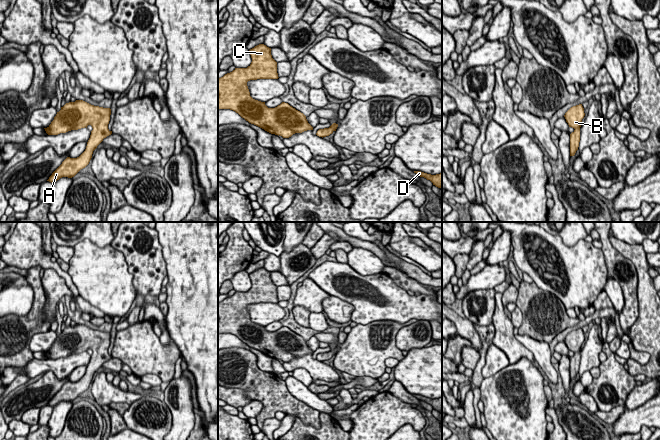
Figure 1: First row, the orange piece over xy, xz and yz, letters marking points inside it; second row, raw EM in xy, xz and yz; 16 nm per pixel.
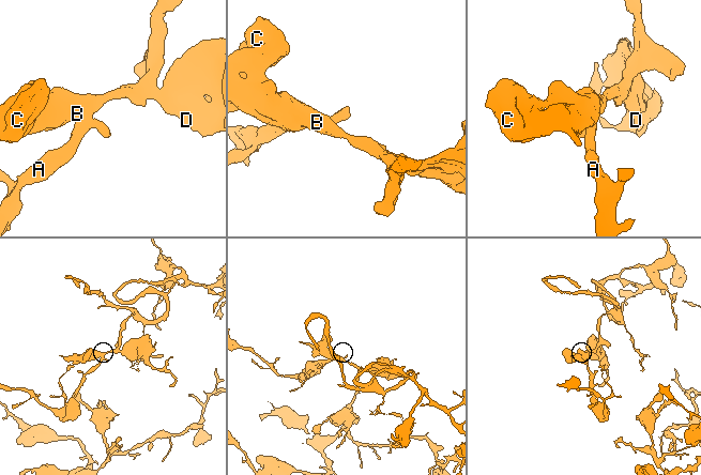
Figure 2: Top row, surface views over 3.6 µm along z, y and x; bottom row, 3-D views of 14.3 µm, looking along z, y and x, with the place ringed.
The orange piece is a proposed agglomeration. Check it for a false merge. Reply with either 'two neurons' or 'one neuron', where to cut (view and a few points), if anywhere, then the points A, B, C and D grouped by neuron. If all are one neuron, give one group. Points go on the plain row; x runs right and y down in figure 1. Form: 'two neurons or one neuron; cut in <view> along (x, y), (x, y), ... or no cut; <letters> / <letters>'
one neuron; no cut; A B C D

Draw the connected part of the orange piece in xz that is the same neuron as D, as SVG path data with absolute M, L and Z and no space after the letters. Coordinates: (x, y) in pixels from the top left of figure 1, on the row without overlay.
M414 395L414 397L420 401L424 401L427 404L430 404L436 411L442 412L442 397L436 399L427 398L421 395Z

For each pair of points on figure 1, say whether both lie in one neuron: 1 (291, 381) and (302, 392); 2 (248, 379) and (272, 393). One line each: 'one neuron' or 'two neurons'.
1: one neuron
2: one neuron

